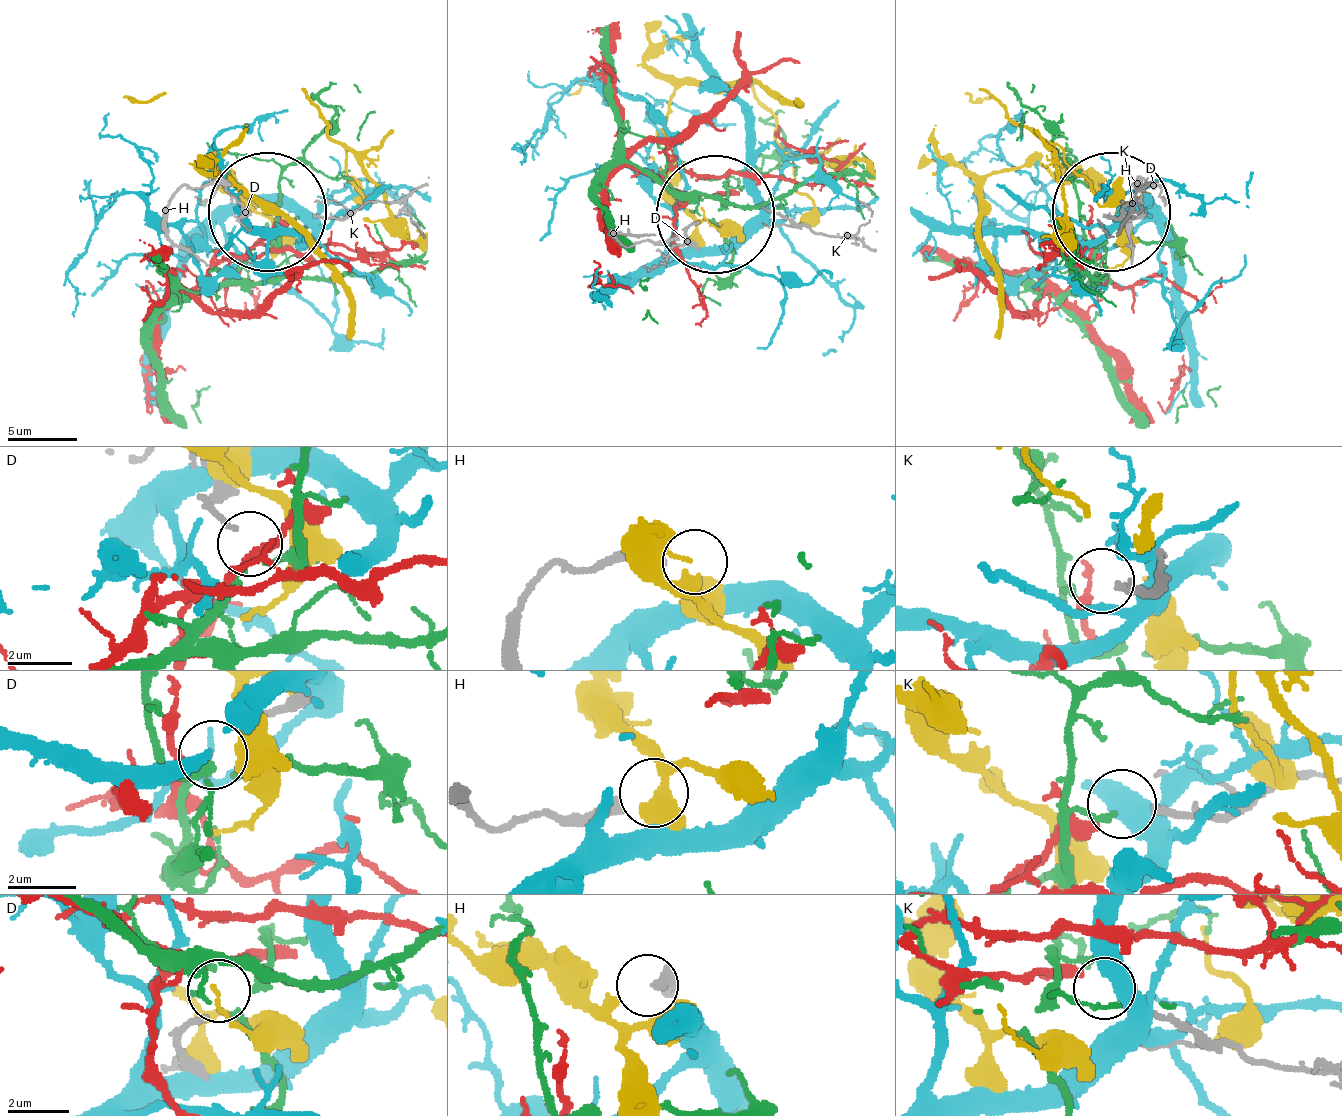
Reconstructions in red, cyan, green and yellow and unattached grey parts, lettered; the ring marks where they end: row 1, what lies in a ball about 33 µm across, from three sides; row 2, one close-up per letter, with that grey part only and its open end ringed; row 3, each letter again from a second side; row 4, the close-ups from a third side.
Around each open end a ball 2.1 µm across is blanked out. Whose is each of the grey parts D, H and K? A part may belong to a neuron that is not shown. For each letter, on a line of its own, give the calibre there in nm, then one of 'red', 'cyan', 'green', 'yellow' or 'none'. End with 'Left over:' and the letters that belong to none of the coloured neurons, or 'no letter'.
D: calibre 160 nm; none
H: calibre 360 nm; none
K: calibre 200 nm; red
Left over: D, H

